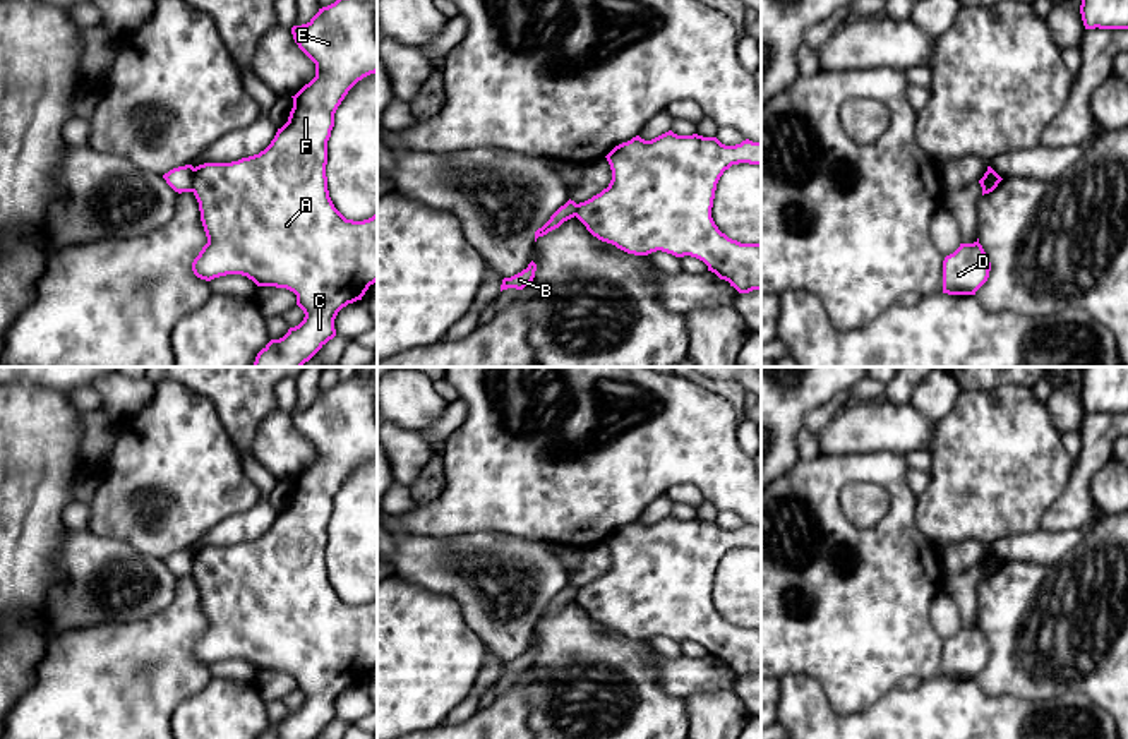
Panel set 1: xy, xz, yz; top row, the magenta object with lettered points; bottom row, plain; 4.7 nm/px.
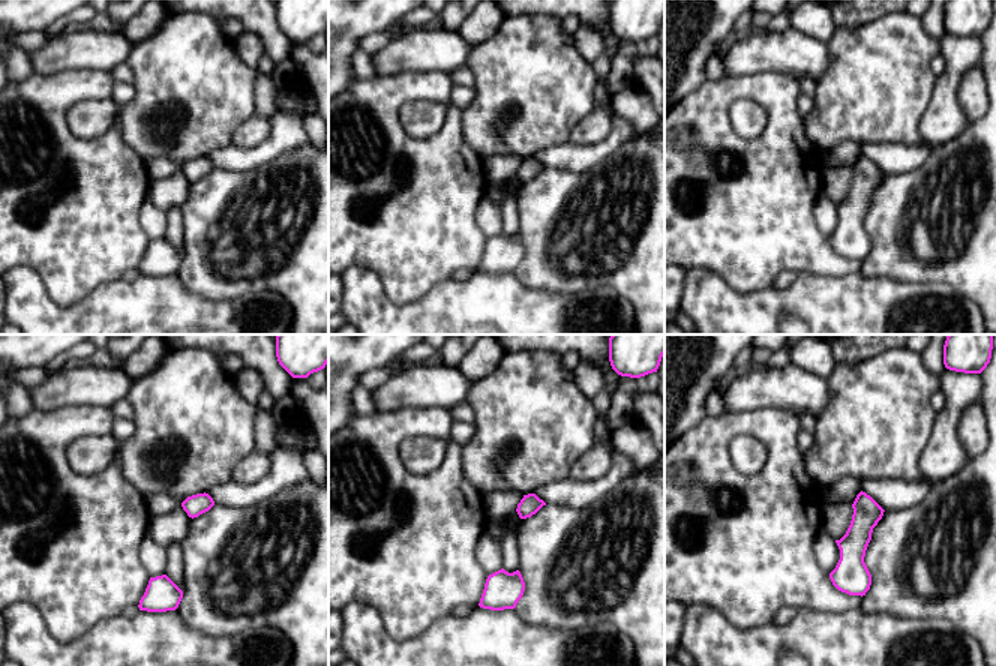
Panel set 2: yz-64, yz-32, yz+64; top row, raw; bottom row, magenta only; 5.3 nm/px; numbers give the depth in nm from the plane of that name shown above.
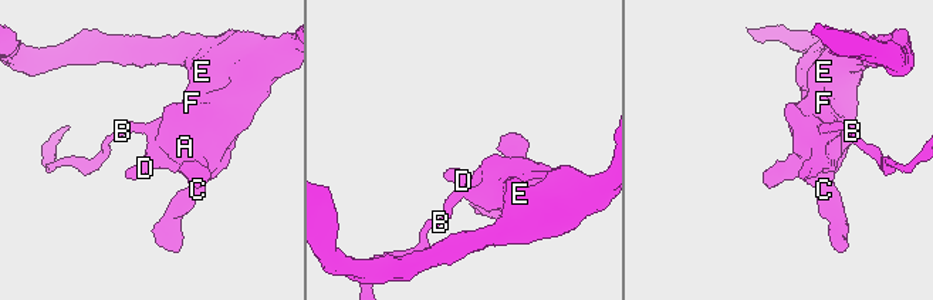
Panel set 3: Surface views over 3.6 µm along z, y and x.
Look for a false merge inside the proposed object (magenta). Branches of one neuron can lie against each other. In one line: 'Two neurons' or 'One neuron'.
Two neurons

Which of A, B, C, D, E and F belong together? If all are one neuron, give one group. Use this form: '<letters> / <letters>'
A C D E F / B

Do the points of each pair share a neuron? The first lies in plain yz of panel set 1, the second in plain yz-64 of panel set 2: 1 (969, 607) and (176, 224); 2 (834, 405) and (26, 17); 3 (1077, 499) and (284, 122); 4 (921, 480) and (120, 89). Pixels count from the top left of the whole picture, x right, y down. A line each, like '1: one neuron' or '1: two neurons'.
1: one neuron
2: two neurons
3: two neurons
4: one neuron

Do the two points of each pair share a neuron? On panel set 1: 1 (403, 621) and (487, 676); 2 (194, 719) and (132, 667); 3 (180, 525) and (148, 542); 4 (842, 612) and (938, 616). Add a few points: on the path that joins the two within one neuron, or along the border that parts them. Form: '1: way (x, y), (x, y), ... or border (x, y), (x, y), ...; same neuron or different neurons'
1: border (489, 654), (470, 691); different neurons
2: border (210, 679), (175, 708), (170, 720); different neurons
3: way (172, 525), (156, 537); same neuron
4: border (942, 587), (930, 607), (930, 621), (945, 640); different neurons

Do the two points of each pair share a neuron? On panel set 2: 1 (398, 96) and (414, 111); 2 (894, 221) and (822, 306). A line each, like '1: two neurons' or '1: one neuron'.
1: two neurons
2: two neurons

